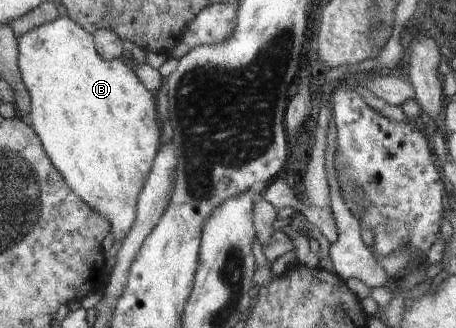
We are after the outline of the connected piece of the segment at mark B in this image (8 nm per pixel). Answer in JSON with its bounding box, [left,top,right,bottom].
[16,16,162,246]

